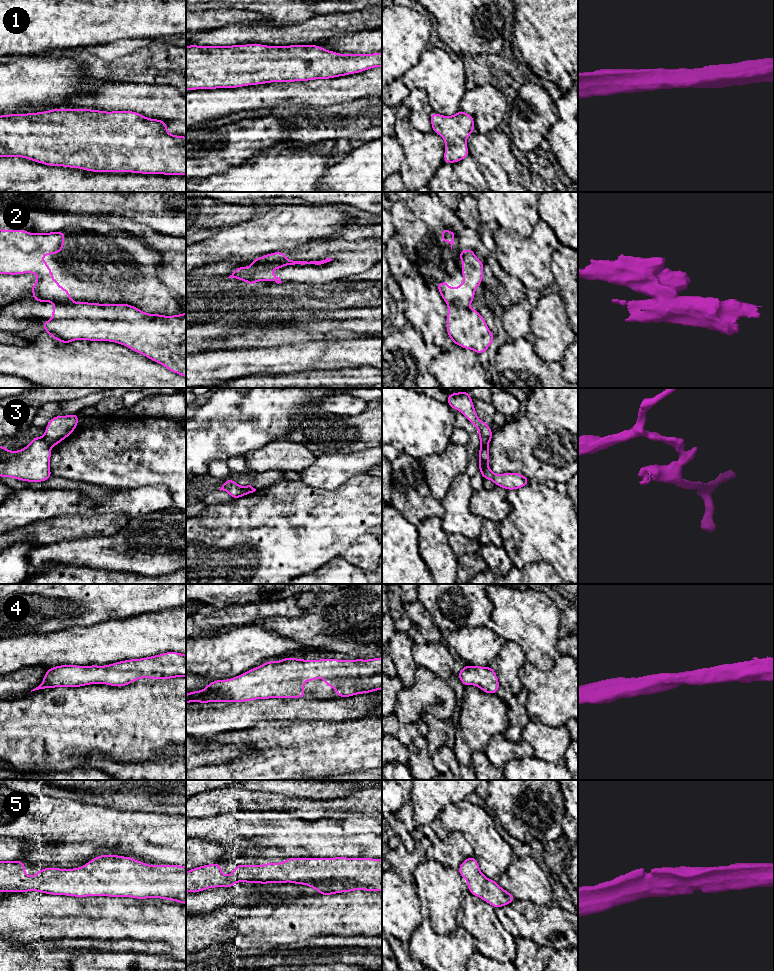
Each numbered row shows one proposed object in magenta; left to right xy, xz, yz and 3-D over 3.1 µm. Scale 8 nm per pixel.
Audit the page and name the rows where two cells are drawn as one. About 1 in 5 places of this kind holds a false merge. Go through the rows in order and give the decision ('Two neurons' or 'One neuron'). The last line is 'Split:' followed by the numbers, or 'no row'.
1: One neuron
2: Two neurons
3: Two neurons
4: One neuron
5: One neuron
Split: 2, 3

